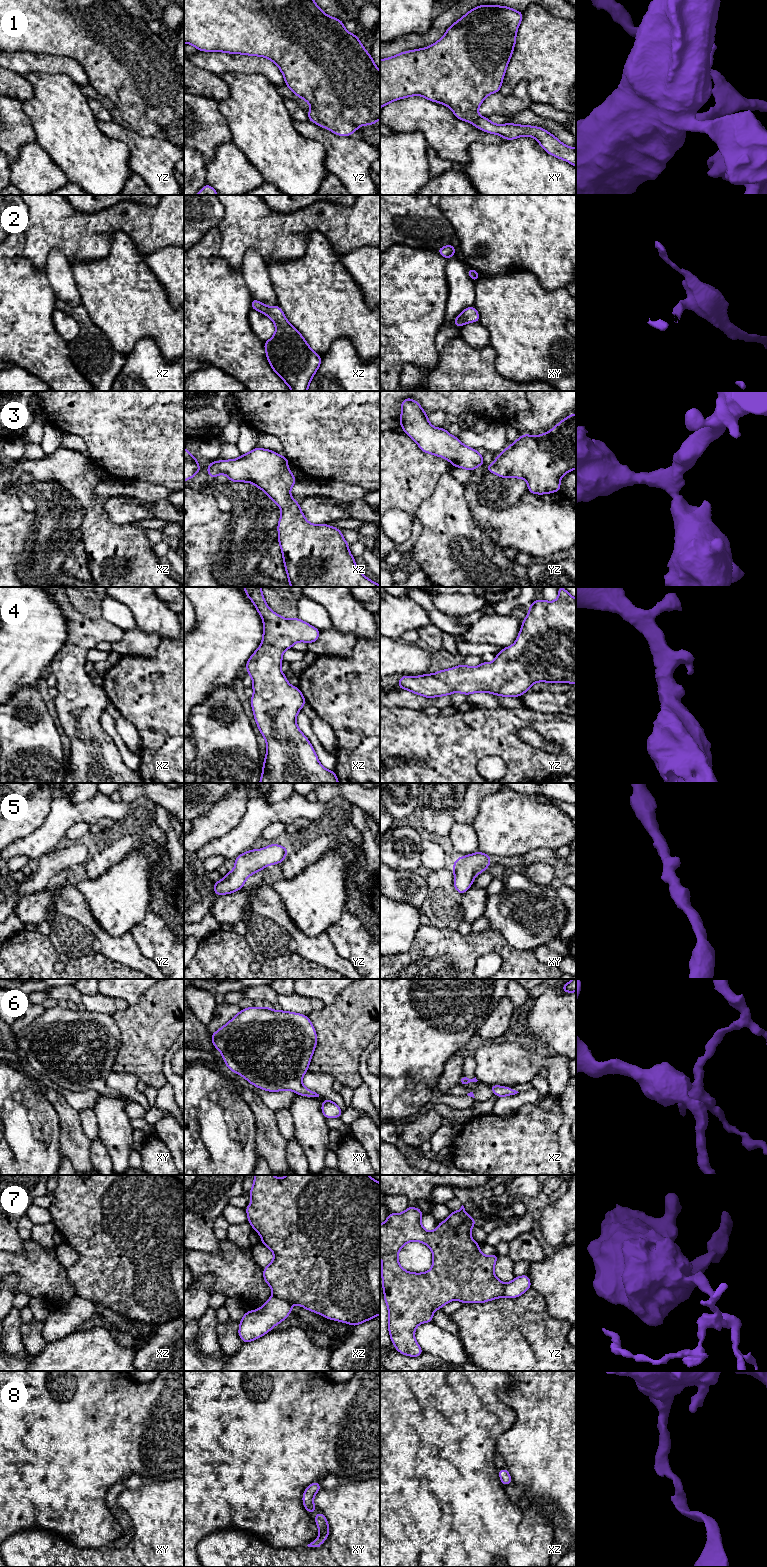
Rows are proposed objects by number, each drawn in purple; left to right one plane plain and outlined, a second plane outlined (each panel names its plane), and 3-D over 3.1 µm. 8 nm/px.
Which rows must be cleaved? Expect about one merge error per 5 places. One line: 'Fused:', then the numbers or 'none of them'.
Fused: 7

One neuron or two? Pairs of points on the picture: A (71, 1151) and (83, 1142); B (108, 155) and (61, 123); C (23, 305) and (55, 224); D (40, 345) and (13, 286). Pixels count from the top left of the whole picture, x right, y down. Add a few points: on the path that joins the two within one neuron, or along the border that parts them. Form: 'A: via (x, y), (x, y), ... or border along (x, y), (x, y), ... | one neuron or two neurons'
A: via (74, 1148), (76, 1144), (80, 1143) | one neuron
B: via (96, 155), (93, 155), (73, 135) | one neuron
C: border along (23, 251), (23, 255), (32, 266), (44, 274) | two neurons
D: via (25, 330), (13, 311), (13, 301) | one neuron

